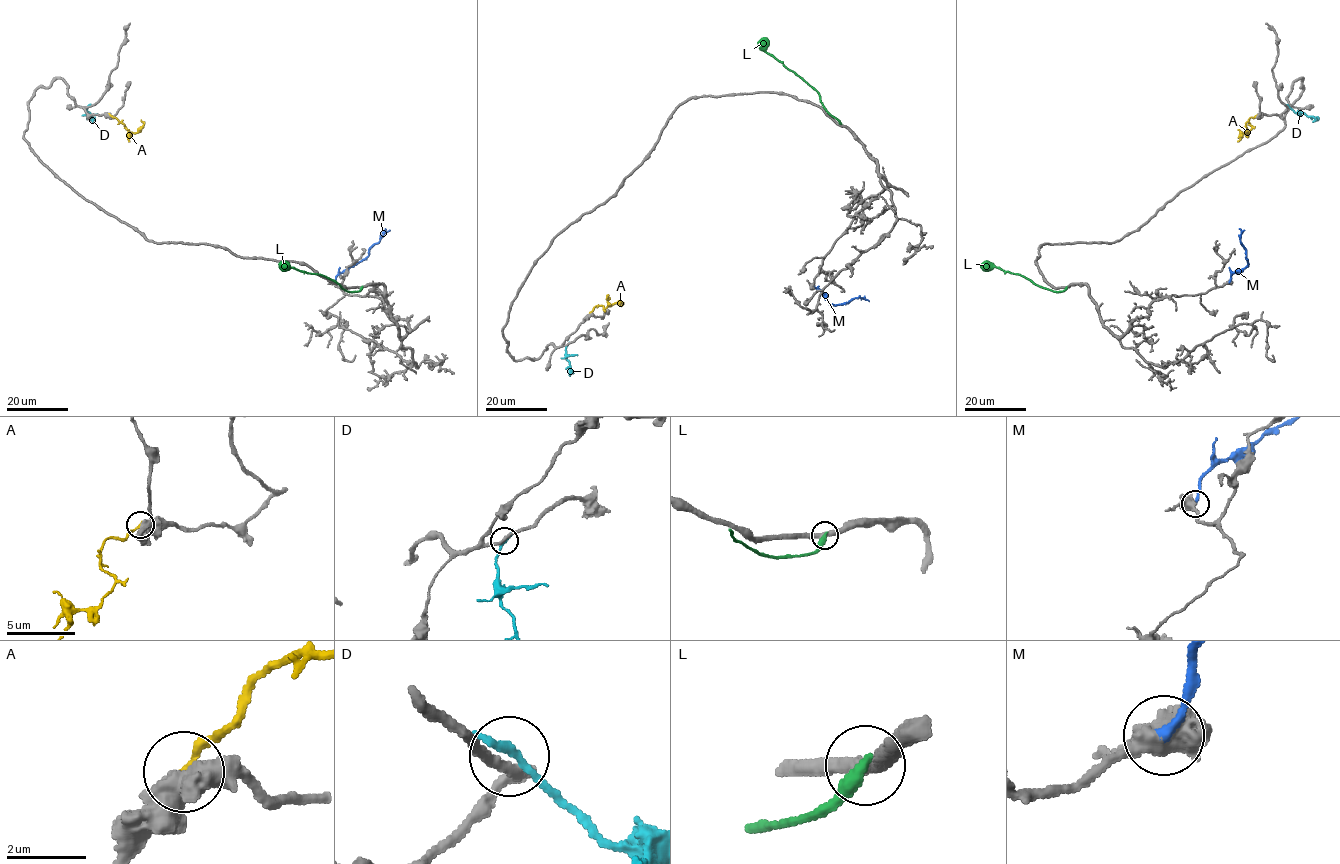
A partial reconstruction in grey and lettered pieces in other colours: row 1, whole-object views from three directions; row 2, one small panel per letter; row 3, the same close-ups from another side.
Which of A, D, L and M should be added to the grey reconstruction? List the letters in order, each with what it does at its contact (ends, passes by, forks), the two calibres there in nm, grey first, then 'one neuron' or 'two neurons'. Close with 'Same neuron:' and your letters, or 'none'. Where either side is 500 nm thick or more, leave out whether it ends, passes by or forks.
A: calibres 600 and 200 nm; two neurons
D: it ends; calibres 240 and 240 nm; two neurons
L: it ends; calibres 400 and 380 nm; two neurons
M: it ends; calibres 480 and 240 nm; one neuron
Same neuron: M

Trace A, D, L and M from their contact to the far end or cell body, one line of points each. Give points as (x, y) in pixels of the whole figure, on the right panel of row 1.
A: (1257, 114), (1248, 121), (1252, 128), (1247, 133), (1248, 120)
D: (1287, 106), (1318, 120)
L: (1067, 287), (1062, 291), (1053, 291), (999, 267), (981, 267)
M: (1229, 282), (1234, 272), (1241, 271), (1248, 264), (1240, 241), (1244, 230)

